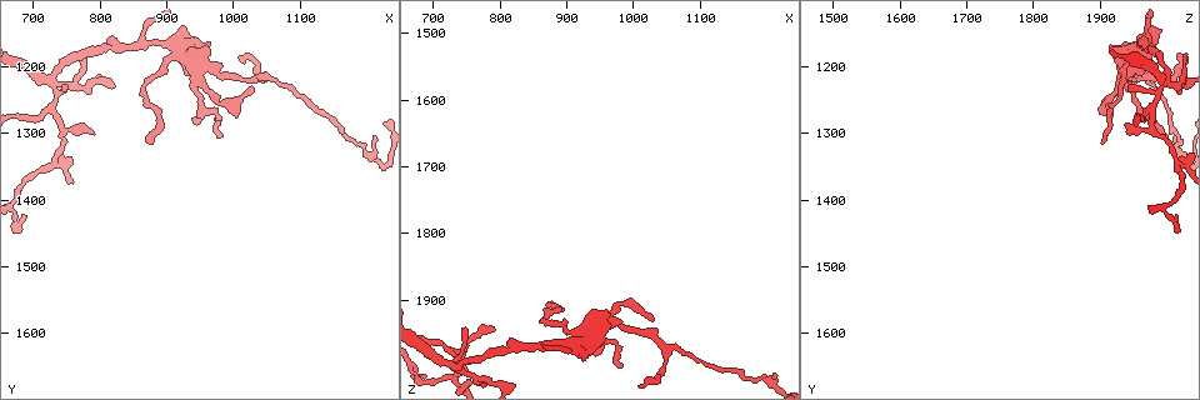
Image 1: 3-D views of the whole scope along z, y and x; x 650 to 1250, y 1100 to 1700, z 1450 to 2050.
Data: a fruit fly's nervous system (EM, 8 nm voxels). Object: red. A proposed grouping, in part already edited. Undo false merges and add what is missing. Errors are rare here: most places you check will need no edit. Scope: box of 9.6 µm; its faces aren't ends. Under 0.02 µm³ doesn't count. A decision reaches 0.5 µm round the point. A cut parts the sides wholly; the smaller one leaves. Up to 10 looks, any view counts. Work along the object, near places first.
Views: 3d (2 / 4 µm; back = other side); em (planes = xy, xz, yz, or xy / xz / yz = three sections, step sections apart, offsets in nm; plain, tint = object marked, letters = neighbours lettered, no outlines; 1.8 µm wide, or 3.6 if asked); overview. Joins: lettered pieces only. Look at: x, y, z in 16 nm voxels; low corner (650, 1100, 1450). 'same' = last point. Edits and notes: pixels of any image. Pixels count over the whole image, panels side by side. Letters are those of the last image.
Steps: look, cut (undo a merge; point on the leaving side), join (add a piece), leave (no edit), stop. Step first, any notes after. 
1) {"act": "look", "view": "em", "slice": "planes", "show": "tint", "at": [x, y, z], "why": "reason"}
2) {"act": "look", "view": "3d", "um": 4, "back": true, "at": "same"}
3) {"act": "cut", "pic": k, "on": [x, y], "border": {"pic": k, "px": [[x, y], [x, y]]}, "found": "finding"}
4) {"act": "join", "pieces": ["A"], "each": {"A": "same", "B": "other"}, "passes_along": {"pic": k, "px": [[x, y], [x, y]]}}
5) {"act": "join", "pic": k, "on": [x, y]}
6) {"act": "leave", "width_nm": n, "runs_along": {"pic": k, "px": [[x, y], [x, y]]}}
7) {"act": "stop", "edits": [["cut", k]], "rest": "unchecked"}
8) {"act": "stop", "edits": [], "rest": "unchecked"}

{"act": "look", "view": "em", "slice": "xz", "step": 8, "show": "letters", "at": [1030, 1235, 1930], "why": "thin end"}

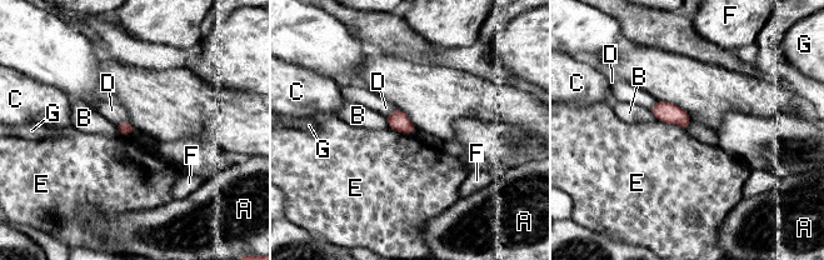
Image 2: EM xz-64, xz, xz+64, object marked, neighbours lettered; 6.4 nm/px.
{"act": "leave", "each": {"A": "other", "B": "other", "C": "other", "D": "other", "E": "other", "F": "other", "G": "other"}, "border": {"pic": 2, "px": [[658, 119], [675, 123], [685, 130]]}, "found": "no lettered piece goes on from it"}

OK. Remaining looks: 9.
{"act": "look", "view": "em", "slice": "planes", "show": "letters", "at": [725, 1215, 2000], "why": "four arms meet"}

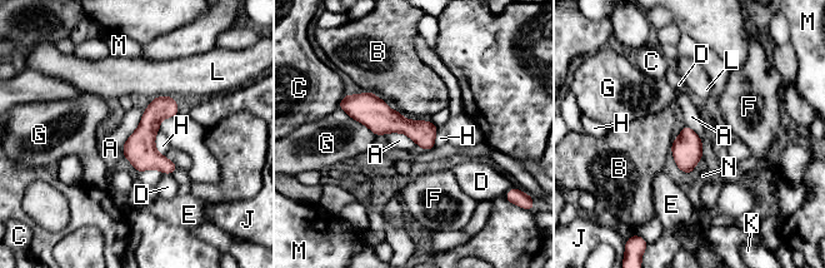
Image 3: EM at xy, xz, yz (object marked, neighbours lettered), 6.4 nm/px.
{"act": "leave", "each": {"A": "other", "B": "other", "C": "other", "D": "other", "E": "other", "F": "other", "G": "other", "H": "other", "J": "other", "K": "other", "L": "other", "M": "other", "N": "other"}, "runs_along": {"pic": 3, "px": [[350, 98], [431, 144]]}, "found": "continuous, no second neuron"}

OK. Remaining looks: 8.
{"act": "look", "view": "3d", "um": 2, "at": [925, 1145, 1995], "why": "stops while still wide"}

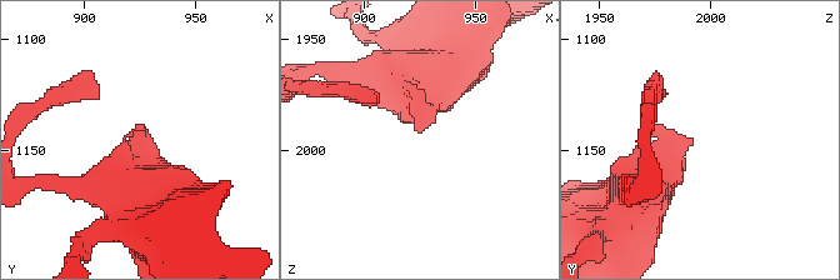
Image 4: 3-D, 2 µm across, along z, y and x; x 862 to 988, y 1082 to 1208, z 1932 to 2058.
{"act": "look", "view": "em", "slice": "planes", "show": "letters", "at": [924, 1147, 1993]}

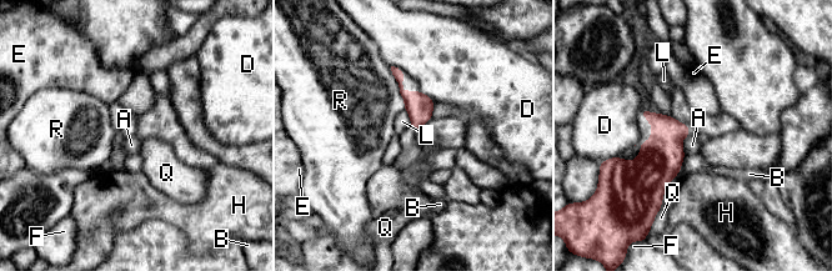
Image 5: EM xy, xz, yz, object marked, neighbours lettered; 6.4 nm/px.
{"act": "leave", "each": {"A": "other", "B": "other", "D": "other", "E": "other", "F": "other", "H": "other", "L": "other", "Q": "other", "R": "other"}, "border": {"pic": 5, "px": [[682, 147], [685, 154]]}, "found": "no lettered piece goes on from it"}

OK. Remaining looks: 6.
{"act": "look", "view": "em", "slice": "planes", "show": "letters", "at": [940, 1290, 1975], "why": "free end"}

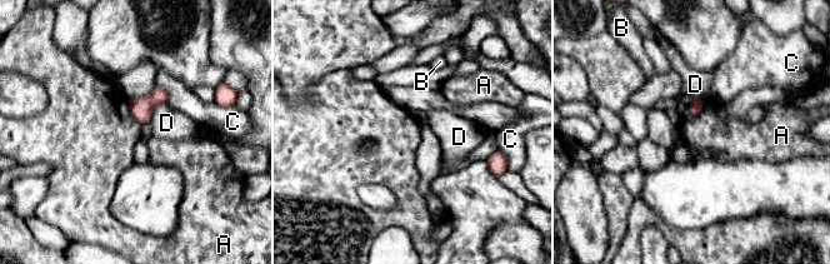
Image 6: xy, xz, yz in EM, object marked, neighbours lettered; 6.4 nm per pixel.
{"act": "leave", "longest_contact_nm": ["D", 190], "each": {"A": "other", "B": "other", "C": "other", "D": "other"}, "found": "none of them fits"}

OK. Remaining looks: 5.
{"act": "stop", "edits": [], "rest": "unchecked"}

